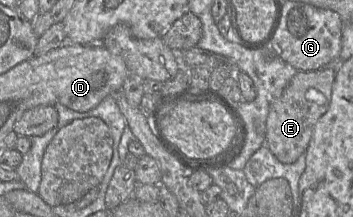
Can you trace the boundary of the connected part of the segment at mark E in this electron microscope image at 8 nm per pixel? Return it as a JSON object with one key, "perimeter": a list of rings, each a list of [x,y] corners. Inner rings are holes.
{"perimeter":[[[330,67],[317,70],[298,70],[282,95],[274,100],[266,122],[265,144],[284,164],[294,163],[306,152],[318,120],[329,108],[336,72]]]}

